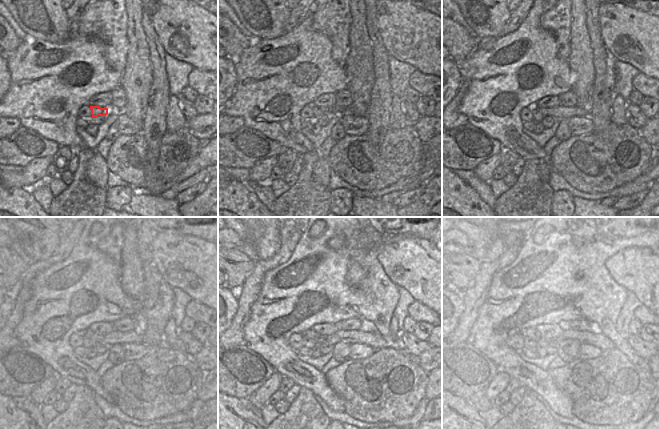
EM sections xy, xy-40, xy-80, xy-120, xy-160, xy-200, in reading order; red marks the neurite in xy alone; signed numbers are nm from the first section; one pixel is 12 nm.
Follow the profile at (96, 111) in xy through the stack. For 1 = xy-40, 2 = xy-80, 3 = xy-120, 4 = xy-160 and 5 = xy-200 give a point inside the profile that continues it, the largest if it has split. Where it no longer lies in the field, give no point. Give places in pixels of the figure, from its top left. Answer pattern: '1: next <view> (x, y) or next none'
1: next xy-40 (318, 111)
2: next xy-80 (539, 114)
3: next xy-120 (91, 338)
4: next xy-160 (307, 342)
5: next xy-200 (528, 342)

